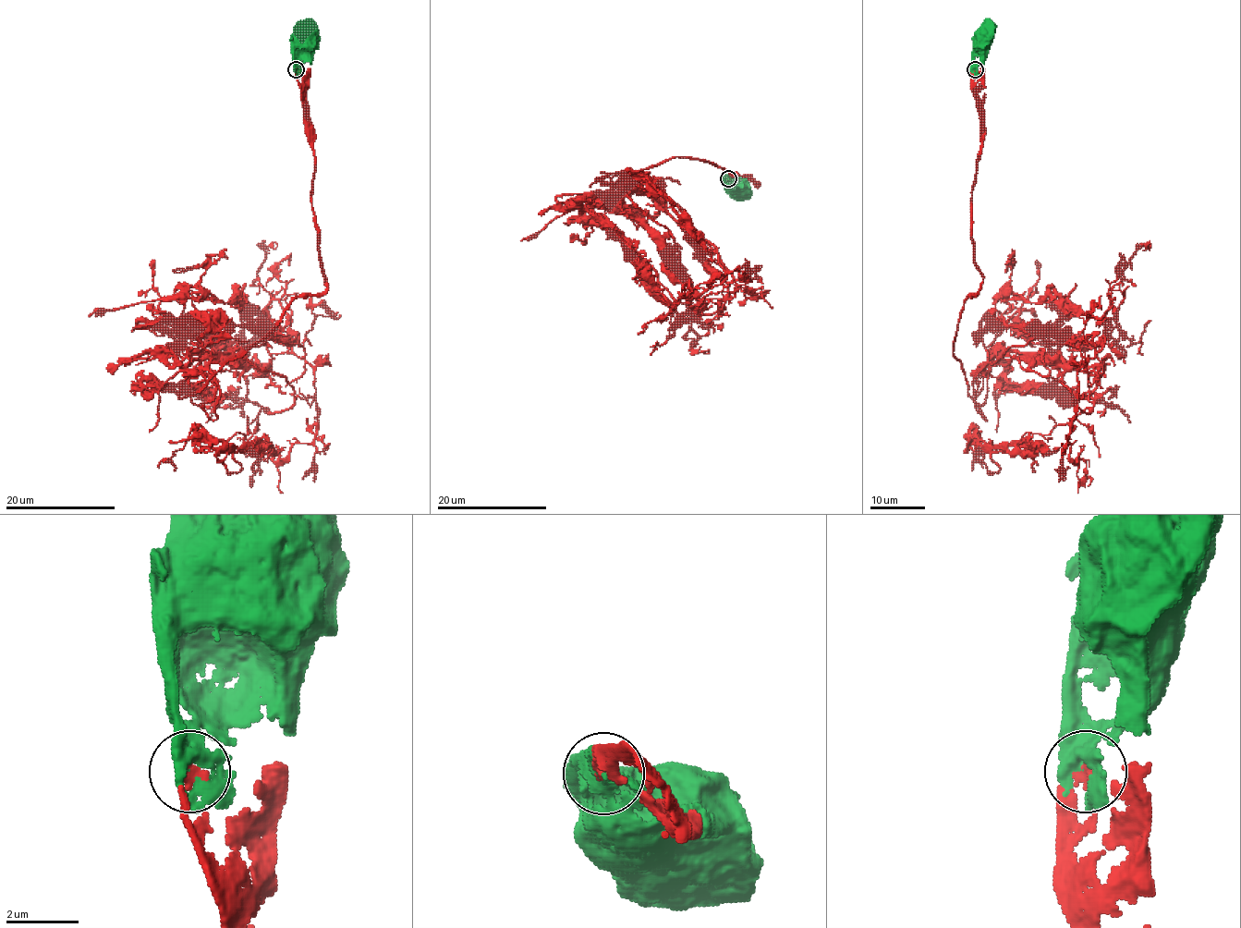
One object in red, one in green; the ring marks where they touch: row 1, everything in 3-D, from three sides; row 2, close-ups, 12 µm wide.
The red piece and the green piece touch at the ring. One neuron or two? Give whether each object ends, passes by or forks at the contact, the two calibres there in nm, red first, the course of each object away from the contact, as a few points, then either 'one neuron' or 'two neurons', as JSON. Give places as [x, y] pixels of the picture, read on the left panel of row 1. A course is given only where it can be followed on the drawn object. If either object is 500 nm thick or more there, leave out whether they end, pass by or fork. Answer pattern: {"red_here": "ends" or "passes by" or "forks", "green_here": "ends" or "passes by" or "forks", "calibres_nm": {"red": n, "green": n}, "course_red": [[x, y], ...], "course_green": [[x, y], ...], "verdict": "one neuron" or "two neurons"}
{"red_here": "ends", "green_here": "forks", "calibres_nm": {"red": 200, "green": 340}, "course_red": [[297, 69], [326, 288], [179, 397], [193, 359], [256, 364], [247, 434], [191, 442], [285, 447]], "course_green": [[297, 69], [297, 44], [305, 35]], "verdict": "one neuron"}

